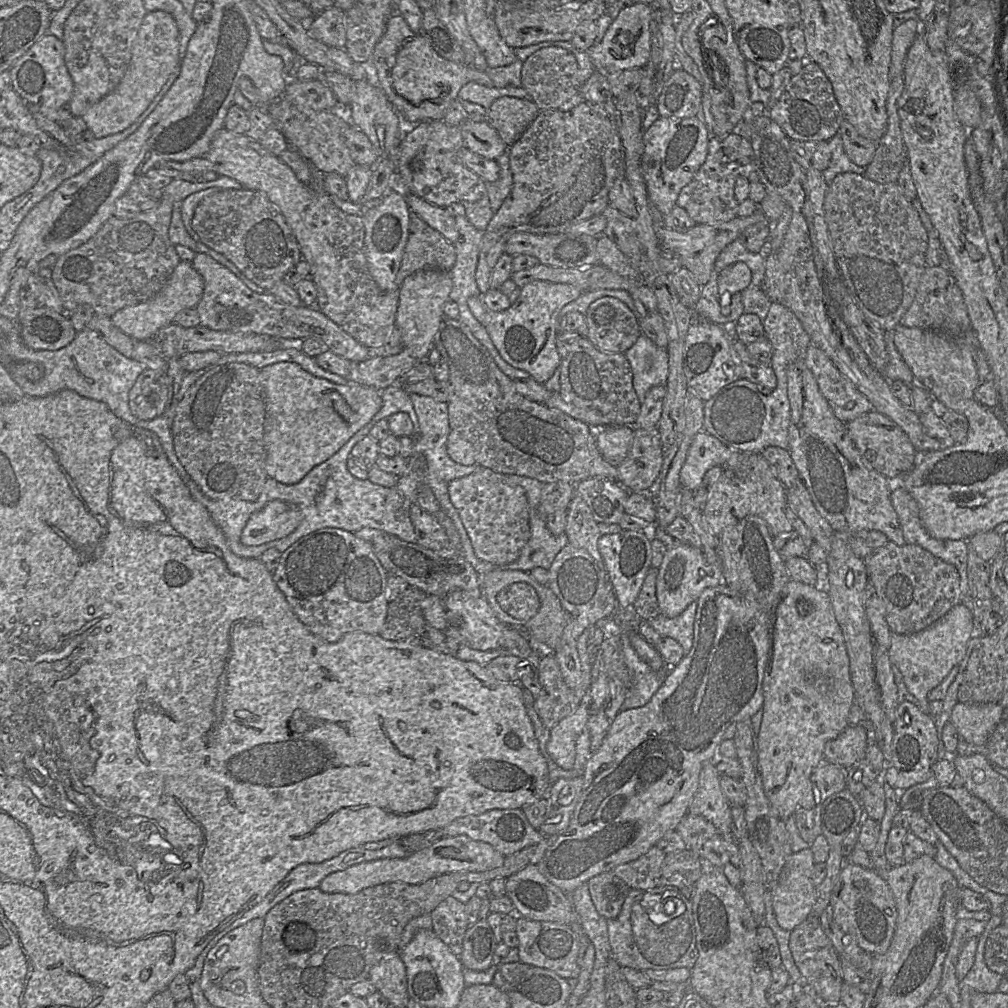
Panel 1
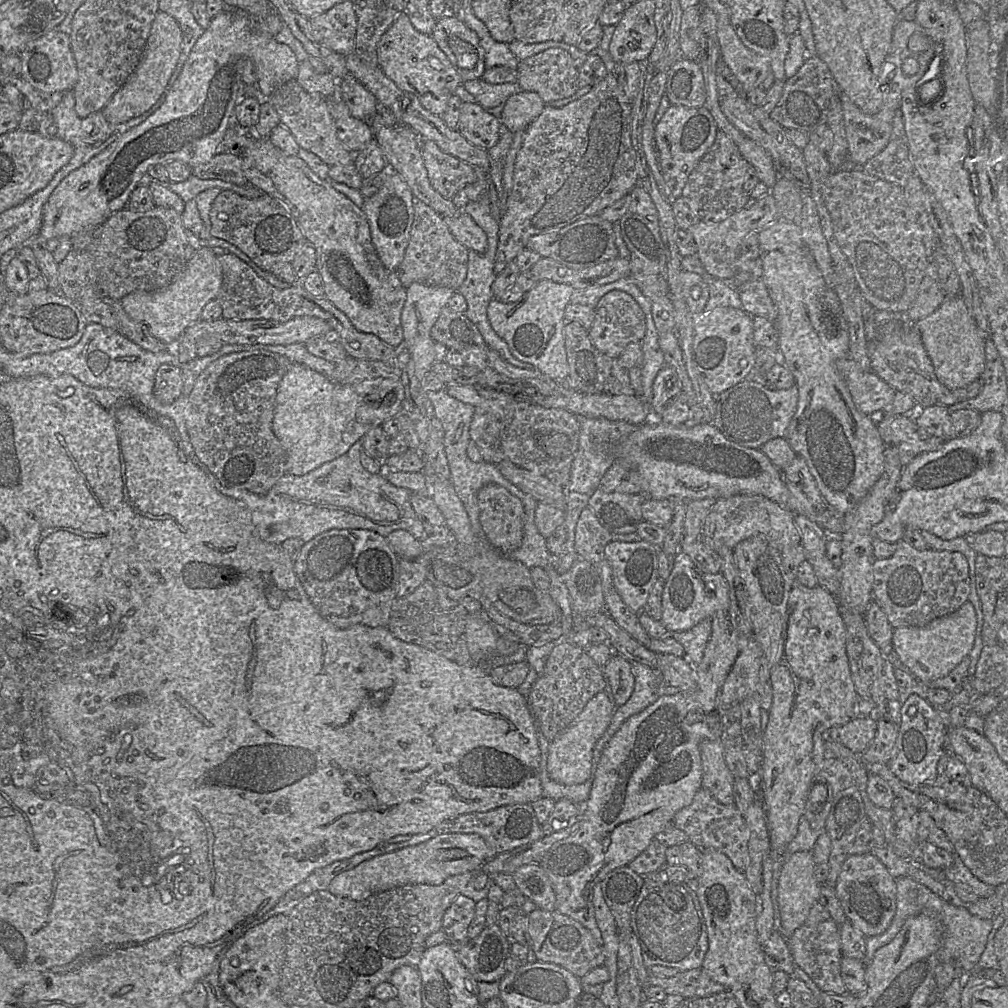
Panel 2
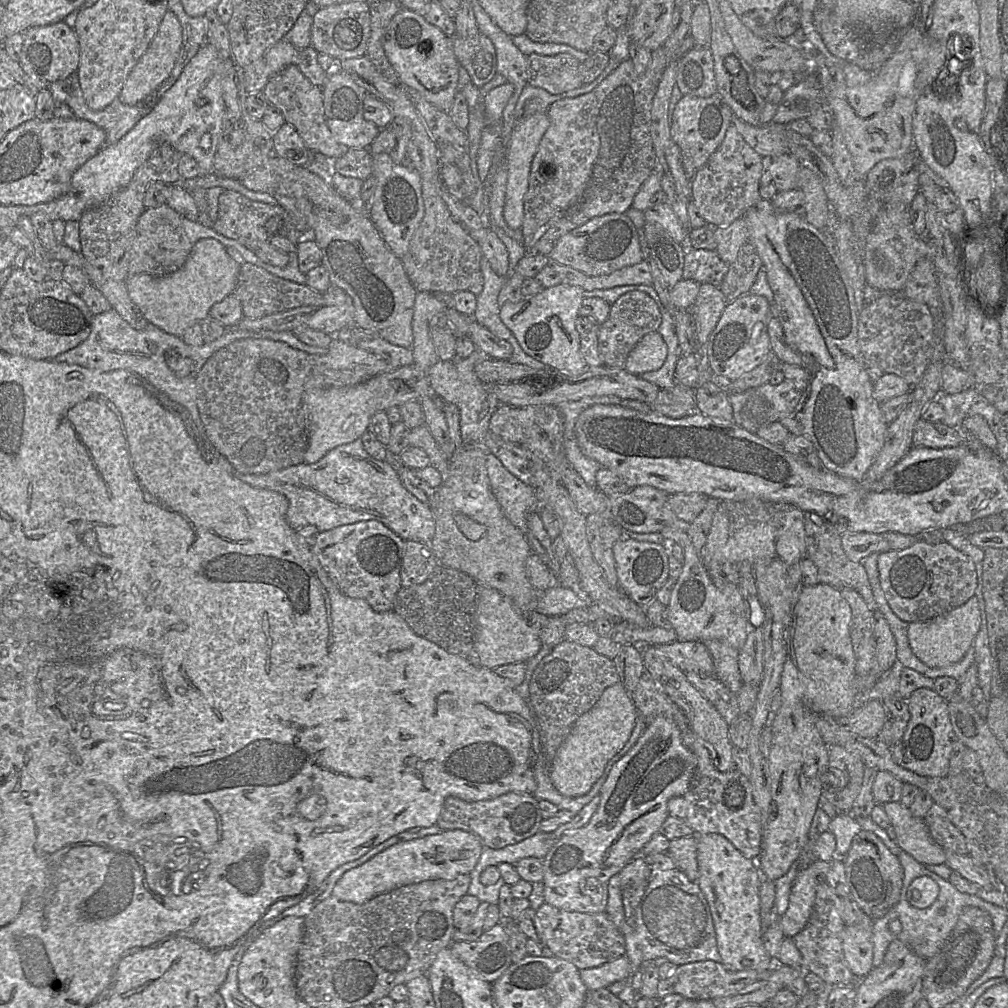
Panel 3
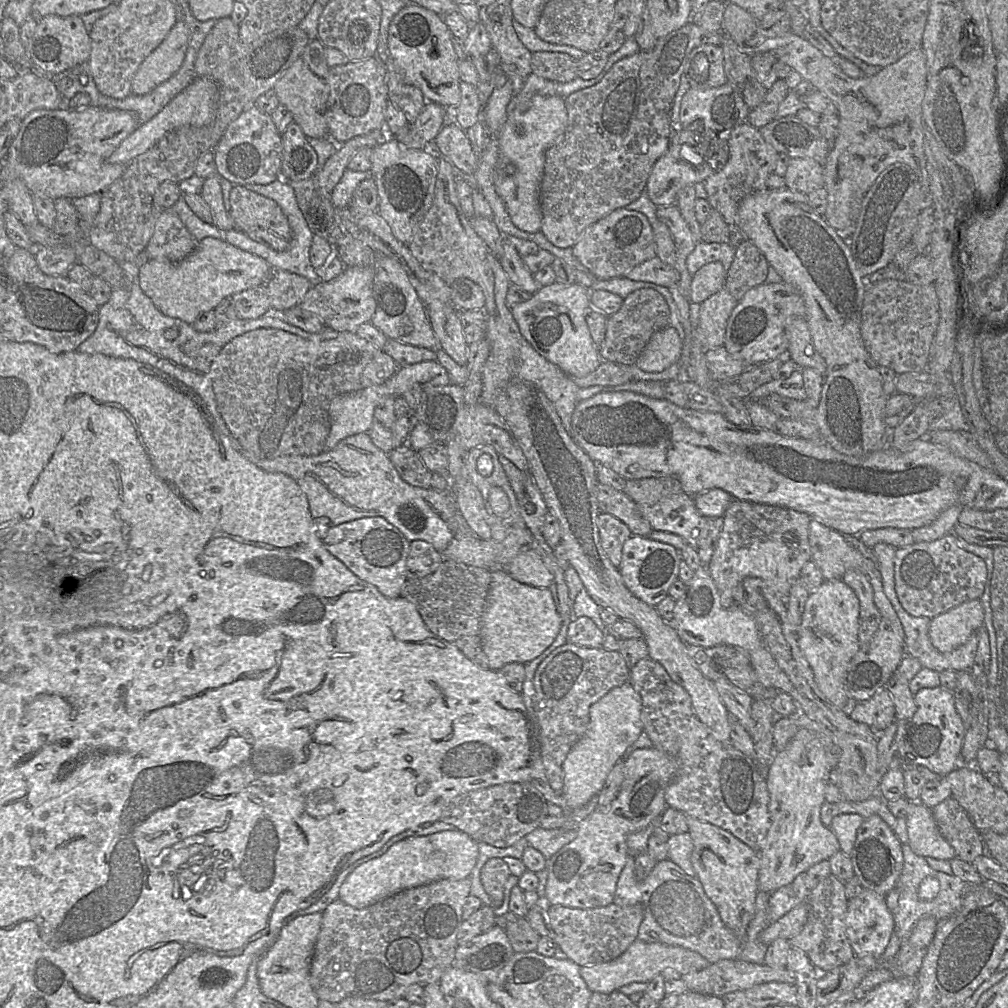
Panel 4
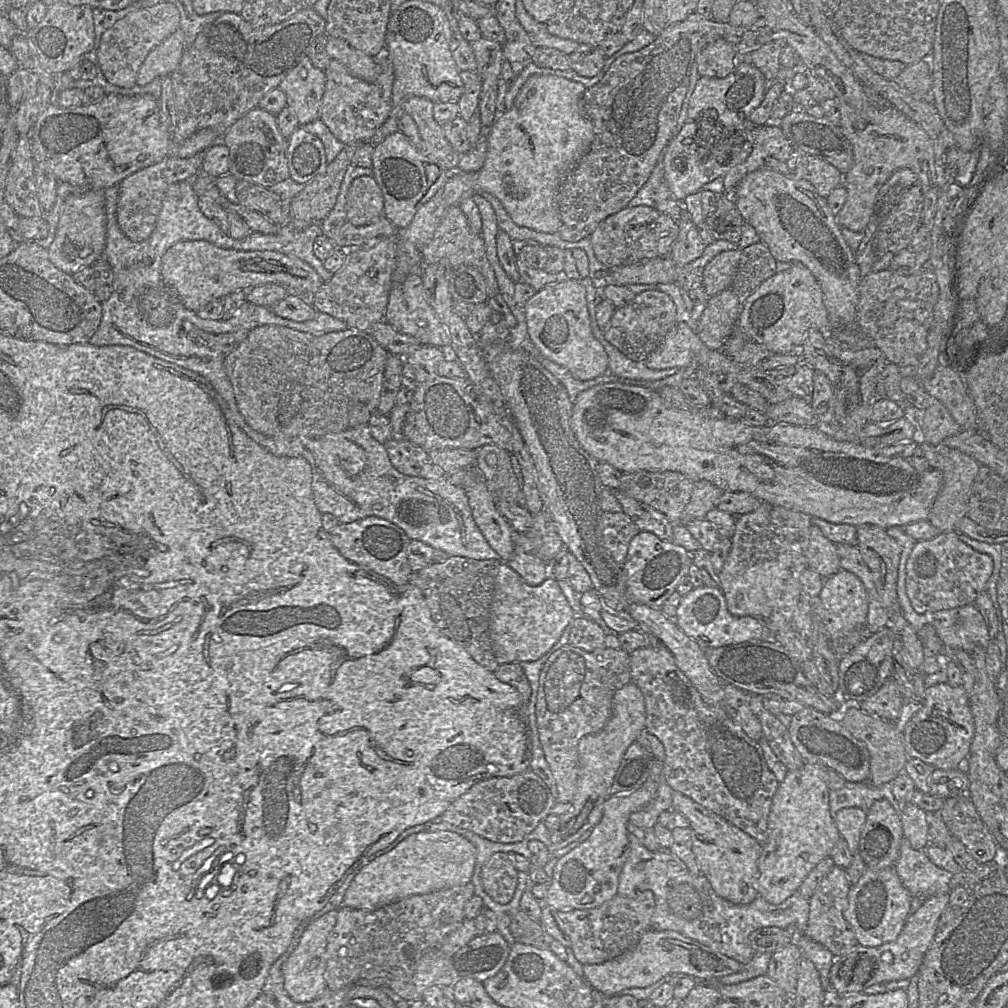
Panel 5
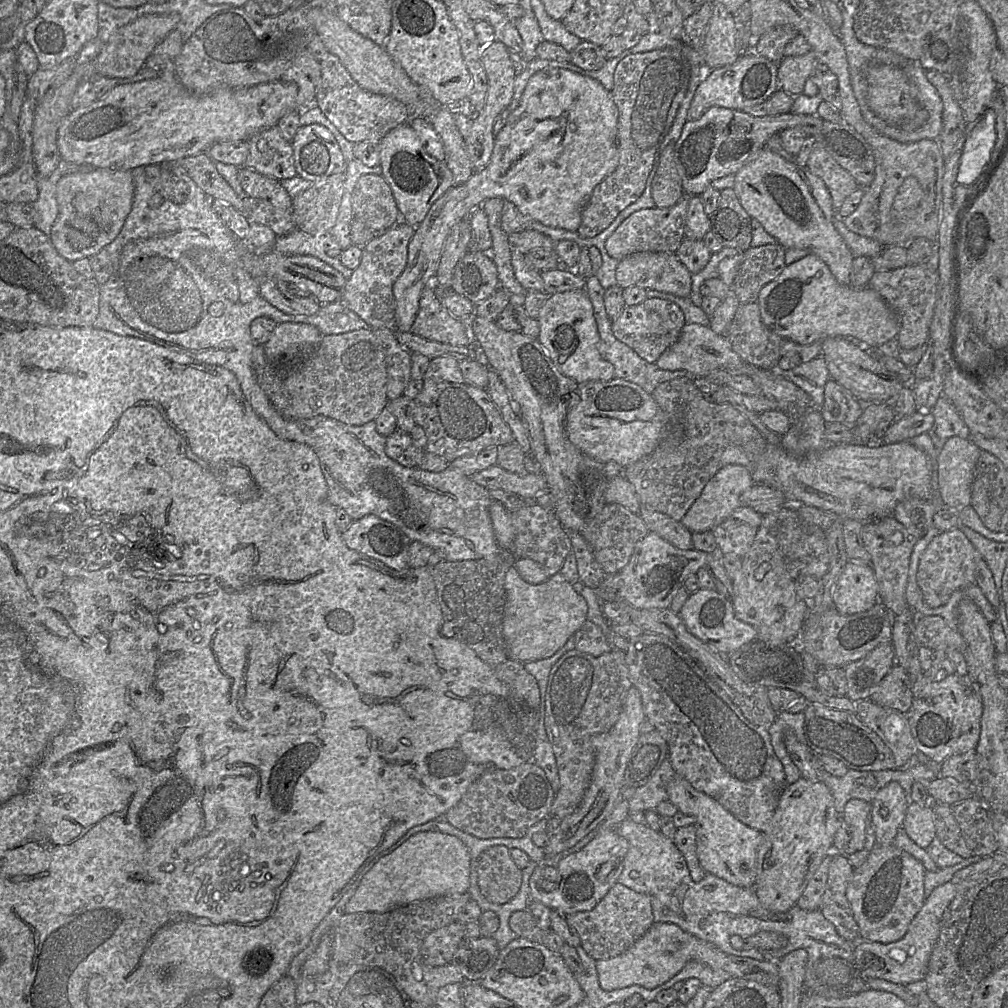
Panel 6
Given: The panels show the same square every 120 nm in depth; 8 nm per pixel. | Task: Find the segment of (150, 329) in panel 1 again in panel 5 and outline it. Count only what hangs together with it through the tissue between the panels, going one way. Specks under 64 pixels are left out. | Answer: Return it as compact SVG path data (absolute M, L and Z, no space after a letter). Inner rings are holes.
M206 240L181 241L171 246L162 257L161 275L164 282L178 292L184 306L194 312L211 301L264 284L280 285L289 295L308 300L323 285L318 273L294 256L276 251L225 249Z

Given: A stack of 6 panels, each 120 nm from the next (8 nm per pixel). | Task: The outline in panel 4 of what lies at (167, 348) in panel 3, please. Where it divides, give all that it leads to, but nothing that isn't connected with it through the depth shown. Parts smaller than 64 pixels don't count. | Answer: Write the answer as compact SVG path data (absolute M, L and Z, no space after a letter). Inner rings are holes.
M142 251L135 261L119 263L124 273L125 285L122 288L112 290L108 302L99 308L99 322L96 330L76 350L87 354L99 353L113 358L133 359L160 370L174 380L188 386L189 393L193 391L198 395L214 415L218 428L228 436L230 433L218 411L209 376L211 362L203 358L193 358L187 355L182 350L182 346L187 341L195 341L198 345L214 344L224 346L239 335L261 328L283 330L310 341L329 340L336 338L339 334L339 332L327 326L317 333L302 330L287 323L280 317L284 311L272 311L256 319L235 318L224 327L215 328L209 332L198 332L193 328L192 324L164 315L143 292L139 283L139 271L147 261L147 255Z

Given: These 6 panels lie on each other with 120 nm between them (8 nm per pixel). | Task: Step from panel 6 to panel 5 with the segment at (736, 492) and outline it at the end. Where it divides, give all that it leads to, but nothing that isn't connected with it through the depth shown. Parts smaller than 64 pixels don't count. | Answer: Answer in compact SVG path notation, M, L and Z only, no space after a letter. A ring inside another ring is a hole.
M708 480L696 481L690 501L681 515L681 523L705 517L708 512L716 508L718 500L724 492Z

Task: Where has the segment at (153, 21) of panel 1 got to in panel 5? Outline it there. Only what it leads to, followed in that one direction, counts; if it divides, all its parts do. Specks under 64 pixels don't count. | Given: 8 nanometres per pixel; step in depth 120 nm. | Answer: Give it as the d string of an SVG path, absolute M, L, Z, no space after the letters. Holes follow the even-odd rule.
M178 28L147 55L138 71L136 84L145 86L155 78L171 75L179 66L184 51L184 33Z

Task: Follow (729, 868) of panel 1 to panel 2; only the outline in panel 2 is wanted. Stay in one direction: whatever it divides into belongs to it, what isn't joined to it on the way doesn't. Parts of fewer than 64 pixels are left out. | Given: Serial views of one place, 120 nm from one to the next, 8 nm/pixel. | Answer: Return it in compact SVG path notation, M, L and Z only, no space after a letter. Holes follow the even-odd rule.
M700 788L692 802L679 810L673 818L676 828L682 830L699 850L715 849L725 854L734 867L745 872L750 863L748 852L749 829L743 814L736 808L734 803L724 805L718 802L711 793Z

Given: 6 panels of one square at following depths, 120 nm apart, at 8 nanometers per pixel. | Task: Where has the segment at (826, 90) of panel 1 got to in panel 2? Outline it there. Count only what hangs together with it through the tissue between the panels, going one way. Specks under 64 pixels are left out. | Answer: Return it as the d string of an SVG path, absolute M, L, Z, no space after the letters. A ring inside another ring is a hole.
M817 56L807 59L799 71L786 79L782 95L770 113L770 118L785 129L797 129L807 134L819 126L827 125L828 108L833 96L842 96L841 89L830 69Z

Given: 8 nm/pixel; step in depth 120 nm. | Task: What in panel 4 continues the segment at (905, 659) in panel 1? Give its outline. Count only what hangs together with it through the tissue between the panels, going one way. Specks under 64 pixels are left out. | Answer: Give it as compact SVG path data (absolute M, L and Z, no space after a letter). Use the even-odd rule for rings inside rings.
M979 599L964 602L931 619L929 638L940 652L951 652L983 627L984 613Z

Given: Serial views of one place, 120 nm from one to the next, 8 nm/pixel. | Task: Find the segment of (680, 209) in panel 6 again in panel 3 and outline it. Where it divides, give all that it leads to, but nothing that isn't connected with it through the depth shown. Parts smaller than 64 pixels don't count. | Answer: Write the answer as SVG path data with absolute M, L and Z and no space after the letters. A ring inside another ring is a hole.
M610 213L590 219L561 236L548 257L552 262L571 266L590 276L610 274L643 261L638 229L625 213Z

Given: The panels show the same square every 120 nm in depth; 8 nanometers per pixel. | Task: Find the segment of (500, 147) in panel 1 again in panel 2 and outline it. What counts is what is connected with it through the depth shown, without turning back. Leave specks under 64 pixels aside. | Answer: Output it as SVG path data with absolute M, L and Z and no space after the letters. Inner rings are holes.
M462 102L457 130L471 144L489 150L499 140L501 122L479 103Z

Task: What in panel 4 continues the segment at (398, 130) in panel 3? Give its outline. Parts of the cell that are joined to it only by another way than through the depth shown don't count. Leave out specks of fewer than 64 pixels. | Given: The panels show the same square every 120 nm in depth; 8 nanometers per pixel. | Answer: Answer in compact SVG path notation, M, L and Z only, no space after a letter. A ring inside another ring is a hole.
M427 102L414 123L410 124L406 136L393 136L402 146L423 150L430 147L448 121L448 109L434 102Z

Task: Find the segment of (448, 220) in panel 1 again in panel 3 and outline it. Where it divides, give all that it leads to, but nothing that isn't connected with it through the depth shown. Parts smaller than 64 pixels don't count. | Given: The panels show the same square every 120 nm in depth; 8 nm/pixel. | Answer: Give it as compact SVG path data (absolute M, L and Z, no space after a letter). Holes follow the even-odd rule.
M483 227L479 230L467 230L479 244L483 257L488 260L492 269L499 275L507 275L509 254L505 244L499 239L492 228Z

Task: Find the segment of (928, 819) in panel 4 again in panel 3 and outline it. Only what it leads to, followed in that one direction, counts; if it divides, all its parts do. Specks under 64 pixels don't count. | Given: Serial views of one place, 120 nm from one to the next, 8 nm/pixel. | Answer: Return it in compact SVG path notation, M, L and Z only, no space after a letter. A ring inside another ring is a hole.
M900 801L884 803L883 808L902 850L924 865L945 863L946 851L934 841L924 818L913 816Z

